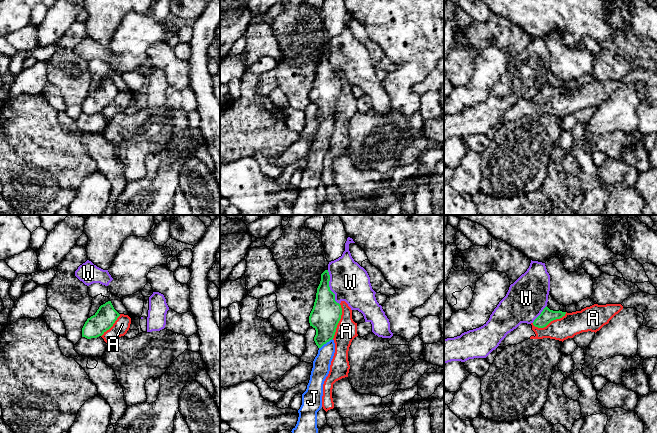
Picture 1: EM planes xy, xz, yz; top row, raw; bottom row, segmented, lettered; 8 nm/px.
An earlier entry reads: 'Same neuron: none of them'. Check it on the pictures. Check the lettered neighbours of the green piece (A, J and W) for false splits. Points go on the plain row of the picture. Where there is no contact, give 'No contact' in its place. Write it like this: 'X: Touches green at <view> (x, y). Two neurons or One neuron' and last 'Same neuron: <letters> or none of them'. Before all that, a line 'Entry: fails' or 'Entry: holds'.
Entry: fails
A: Touches green at yz (549, 98). Two neurons
J: Touches green at xz (325, 119). One neuron
W: Touches green at xz (329, 63). Two neurons
Same neuron: J

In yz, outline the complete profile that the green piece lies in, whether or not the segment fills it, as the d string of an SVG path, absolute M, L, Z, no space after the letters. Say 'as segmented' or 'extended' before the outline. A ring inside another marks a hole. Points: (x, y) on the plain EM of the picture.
as segmented | M547 82L543 85L541 90L534 96L533 101L538 104L546 103L551 97L560 95L565 92L566 88L553 87Z

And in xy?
as segmented | M111 77L106 78L87 95L82 104L82 113L91 115L102 112L113 102L119 92L120 90L114 85Z

